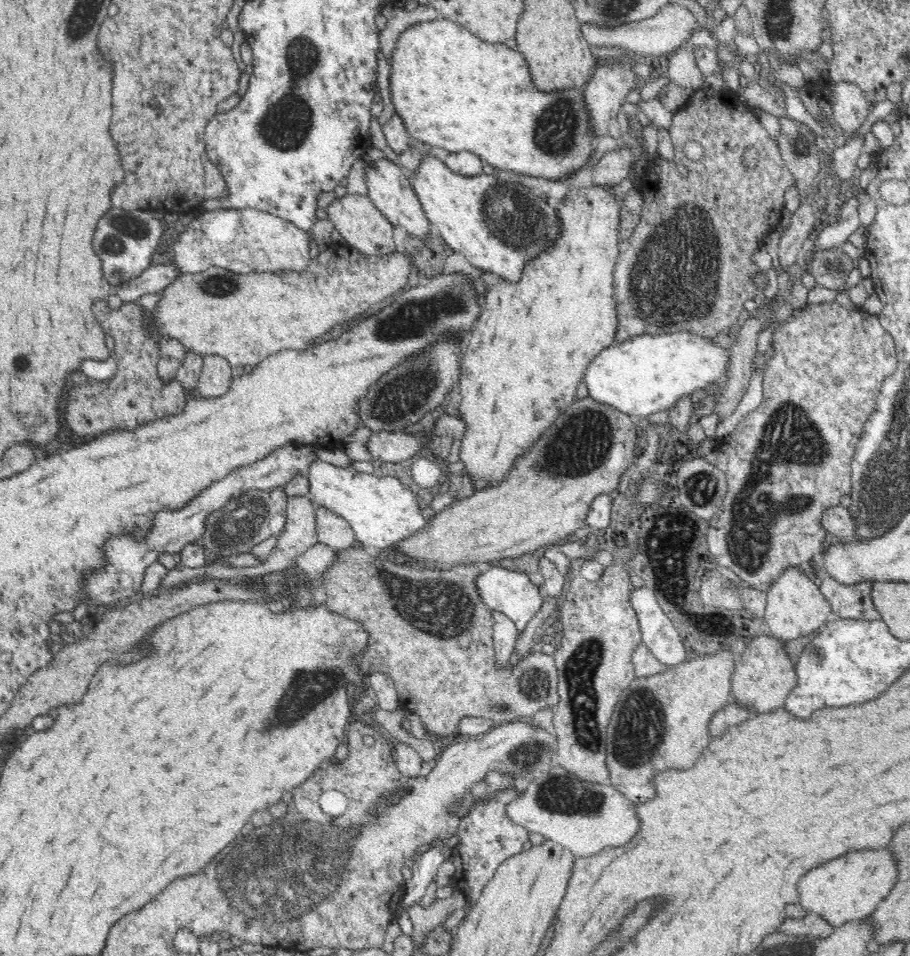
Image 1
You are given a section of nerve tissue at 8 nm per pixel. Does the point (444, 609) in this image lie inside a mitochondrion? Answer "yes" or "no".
yes

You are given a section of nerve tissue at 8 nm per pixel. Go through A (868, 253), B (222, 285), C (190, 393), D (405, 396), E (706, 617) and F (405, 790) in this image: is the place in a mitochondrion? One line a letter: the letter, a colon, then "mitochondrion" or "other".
A: other
B: mitochondrion
C: other
D: mitochondrion
E: other
F: other

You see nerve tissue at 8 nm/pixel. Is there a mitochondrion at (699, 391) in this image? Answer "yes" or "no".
no

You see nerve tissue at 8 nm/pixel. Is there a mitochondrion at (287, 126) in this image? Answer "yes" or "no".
yes

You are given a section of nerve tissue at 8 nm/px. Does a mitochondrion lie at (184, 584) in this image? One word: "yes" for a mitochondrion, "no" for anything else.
no

